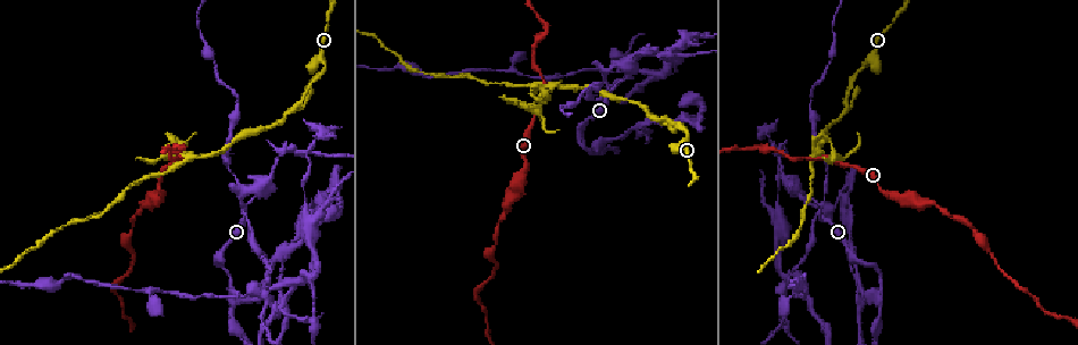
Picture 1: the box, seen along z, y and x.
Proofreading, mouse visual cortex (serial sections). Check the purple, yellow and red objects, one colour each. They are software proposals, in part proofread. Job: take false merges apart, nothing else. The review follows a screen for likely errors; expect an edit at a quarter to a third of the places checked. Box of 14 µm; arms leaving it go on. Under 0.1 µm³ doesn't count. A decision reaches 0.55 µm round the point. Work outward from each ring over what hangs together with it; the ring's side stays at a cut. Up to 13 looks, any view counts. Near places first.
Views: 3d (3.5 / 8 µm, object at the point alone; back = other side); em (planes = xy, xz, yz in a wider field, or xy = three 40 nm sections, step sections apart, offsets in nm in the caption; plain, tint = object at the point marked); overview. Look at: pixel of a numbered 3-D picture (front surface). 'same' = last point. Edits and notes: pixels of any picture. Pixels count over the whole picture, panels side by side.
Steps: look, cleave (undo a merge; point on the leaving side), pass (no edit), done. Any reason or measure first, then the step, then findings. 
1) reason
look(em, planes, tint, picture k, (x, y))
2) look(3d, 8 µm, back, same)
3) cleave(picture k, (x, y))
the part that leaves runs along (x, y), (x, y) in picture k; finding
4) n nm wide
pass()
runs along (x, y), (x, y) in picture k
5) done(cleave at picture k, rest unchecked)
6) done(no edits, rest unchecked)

look(3d, 3.5 µm, picture 1, (821, 211))

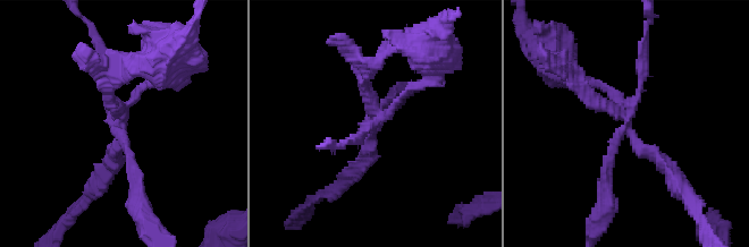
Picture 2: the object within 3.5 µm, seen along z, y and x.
need the tissue
look(em, xy, step 5, tint, picture 2, (120, 131))

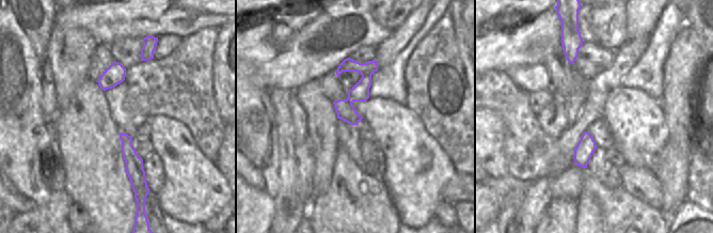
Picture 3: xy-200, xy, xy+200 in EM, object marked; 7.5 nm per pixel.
pass()
runs along (347, 61), (364, 74), (349, 101), (354, 122) in picture 3; continuous, no second cell

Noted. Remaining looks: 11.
look(3d, 3.5 µm, picture 1, (806, 256))

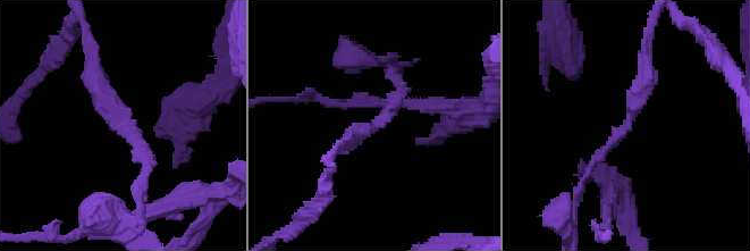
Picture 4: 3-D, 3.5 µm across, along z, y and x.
arms of 150, 250 nm
look(em, xy, step 5, tint, picture 4, (120, 123))

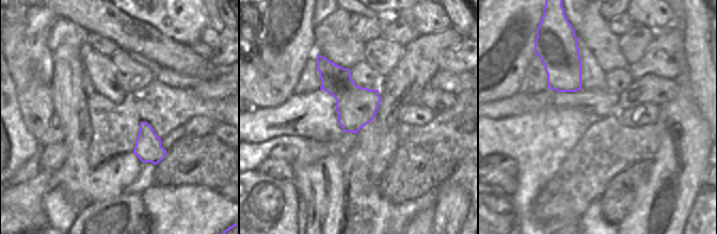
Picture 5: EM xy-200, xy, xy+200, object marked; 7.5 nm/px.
pass()
runs along (648, 60), (630, 120), (583, 180) in picture 4; all the same cell

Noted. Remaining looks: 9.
thick turns thin
look(3d, 8 µm, picture 1, (611, 138))

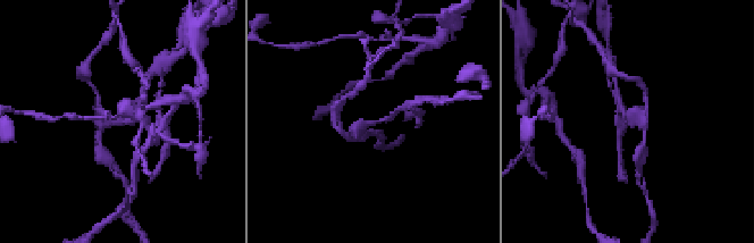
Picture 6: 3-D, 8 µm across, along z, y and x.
arms of 150, 250 nm
look(em, xy, step 5, tint, picture 6, (121, 123))

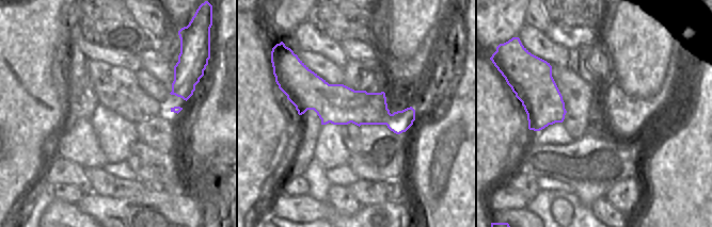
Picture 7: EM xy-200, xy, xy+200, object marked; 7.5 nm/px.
pass()
runs along (288, 93), (412, 117) in picture 7; one cell here

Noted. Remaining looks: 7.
thin neck
look(3d, 3.5 µm, picture 1, (274, 302))

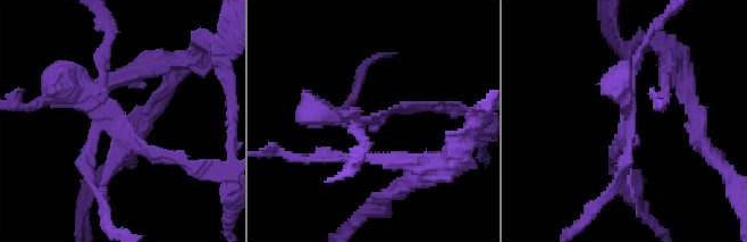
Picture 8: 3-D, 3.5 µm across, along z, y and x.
now the EM
look(em, xy, step 3, tint, picture 8, (371, 117))

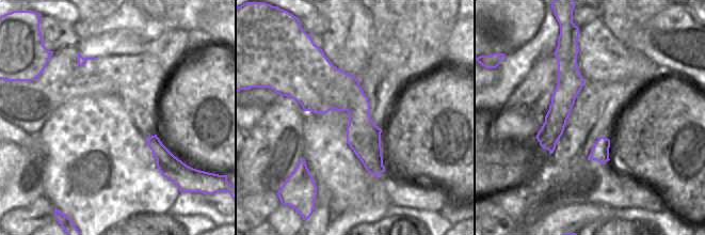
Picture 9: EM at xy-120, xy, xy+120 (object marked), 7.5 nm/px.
300 nm wide
pass()
runs along (105, 55), (101, 110), (129, 145), (175, 159) in picture 8; one cell here

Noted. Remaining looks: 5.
sharp bend
look(3d, 8 µm, back, picture 1, (285, 147))

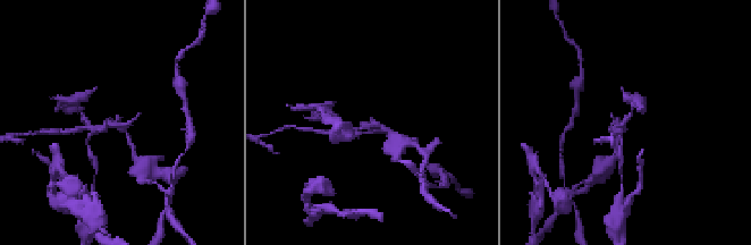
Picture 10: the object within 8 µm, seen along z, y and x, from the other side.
look(em, xy, step 1, tint, picture 10, (374, 127))

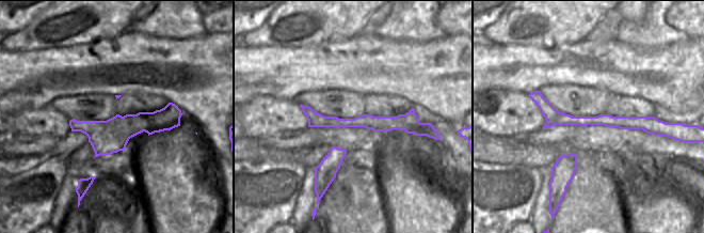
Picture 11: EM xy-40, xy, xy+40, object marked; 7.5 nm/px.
pass()
runs along (532, 95), (560, 119), (662, 126) in picture 11; all the same cell

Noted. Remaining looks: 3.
done(no edits, rest unchecked)

